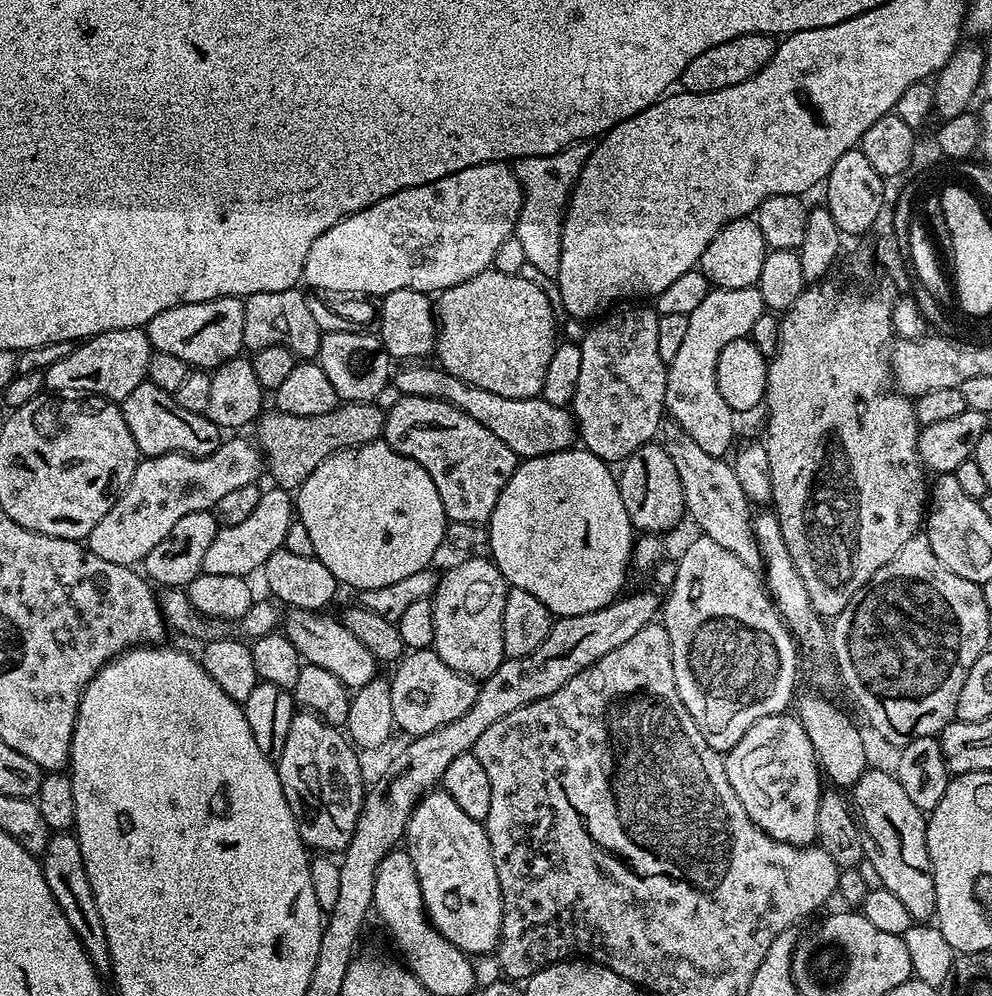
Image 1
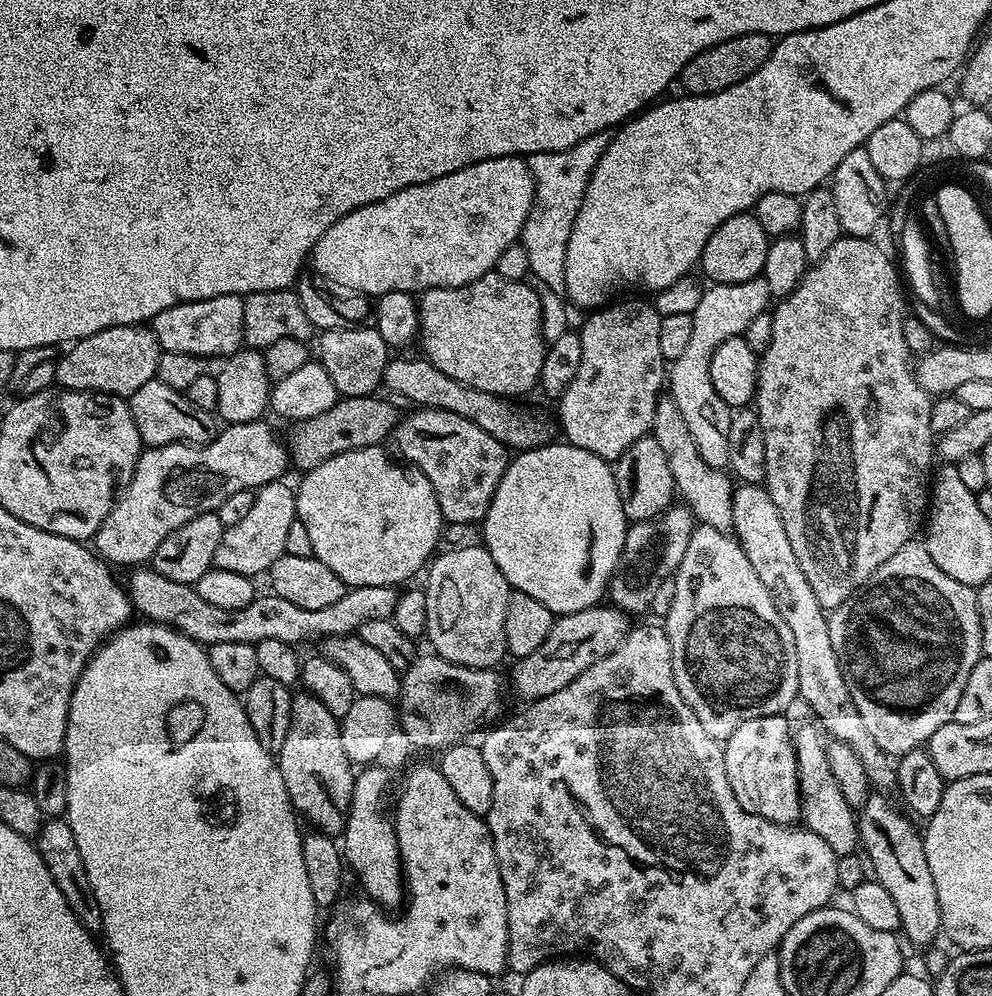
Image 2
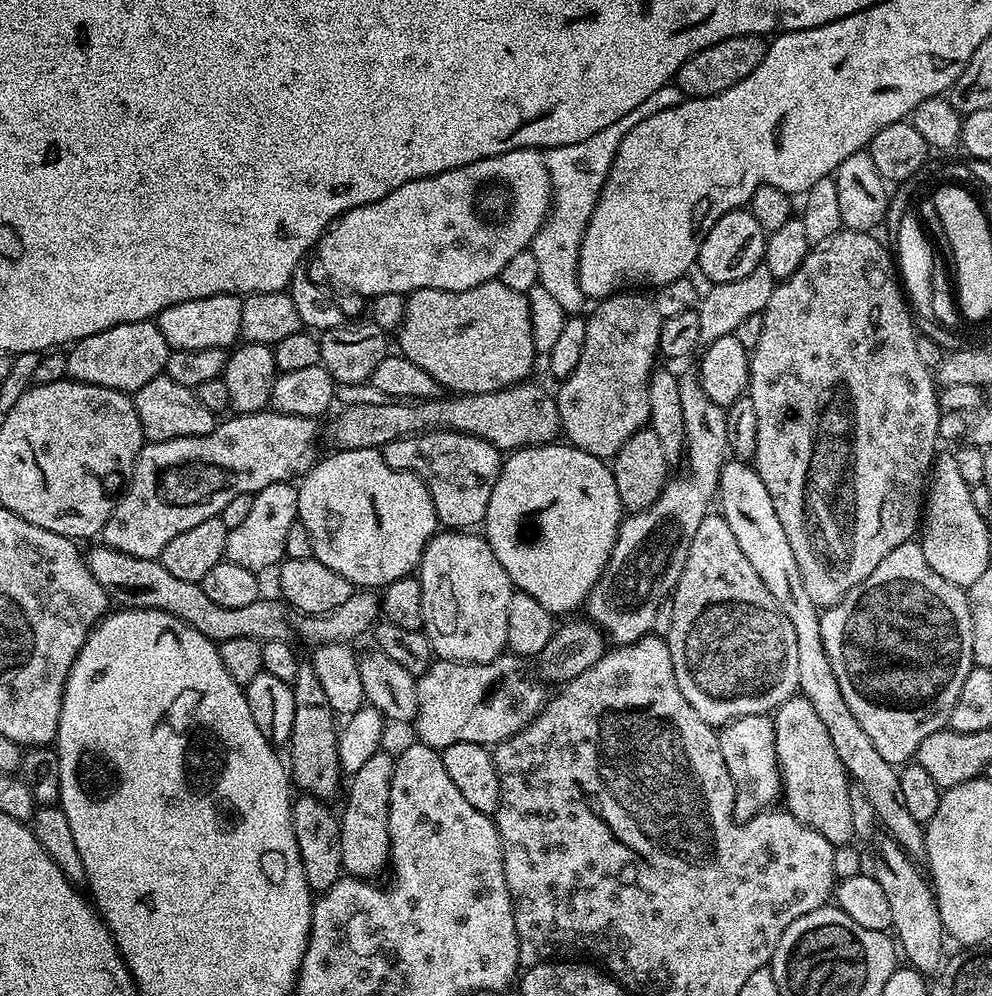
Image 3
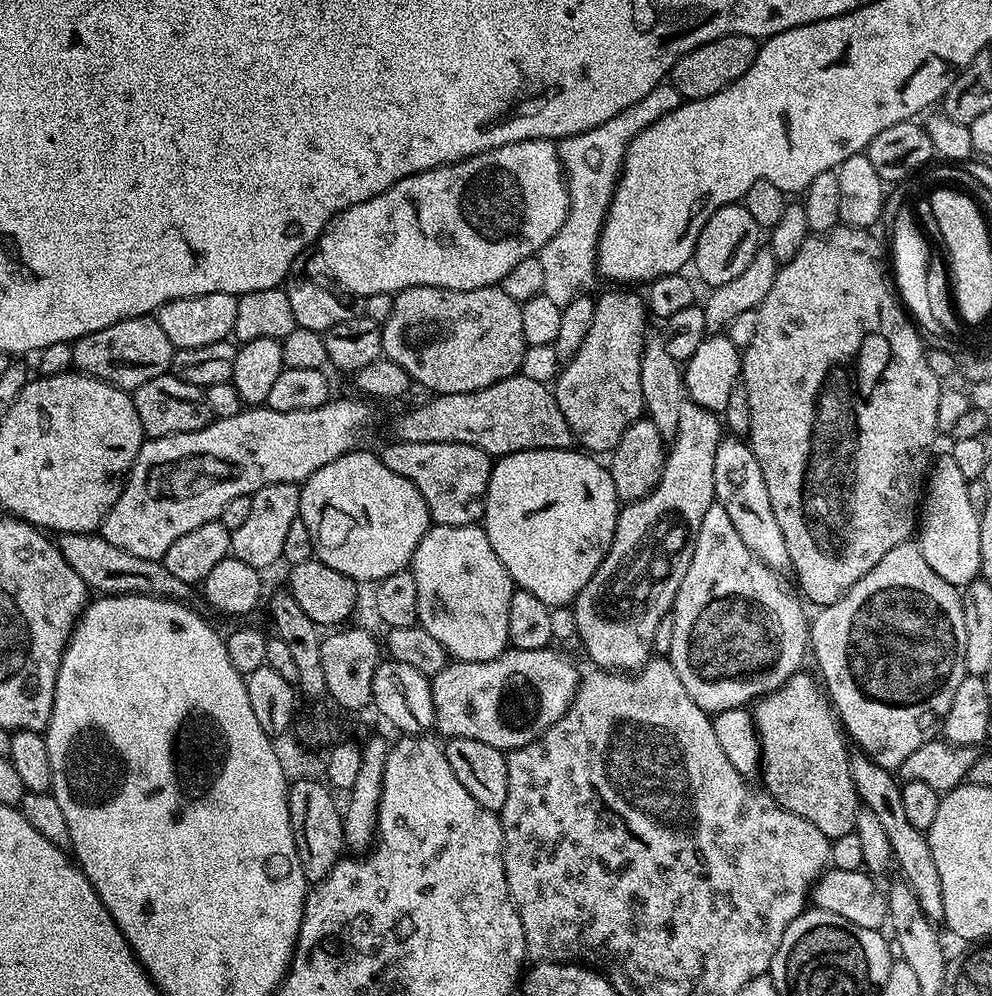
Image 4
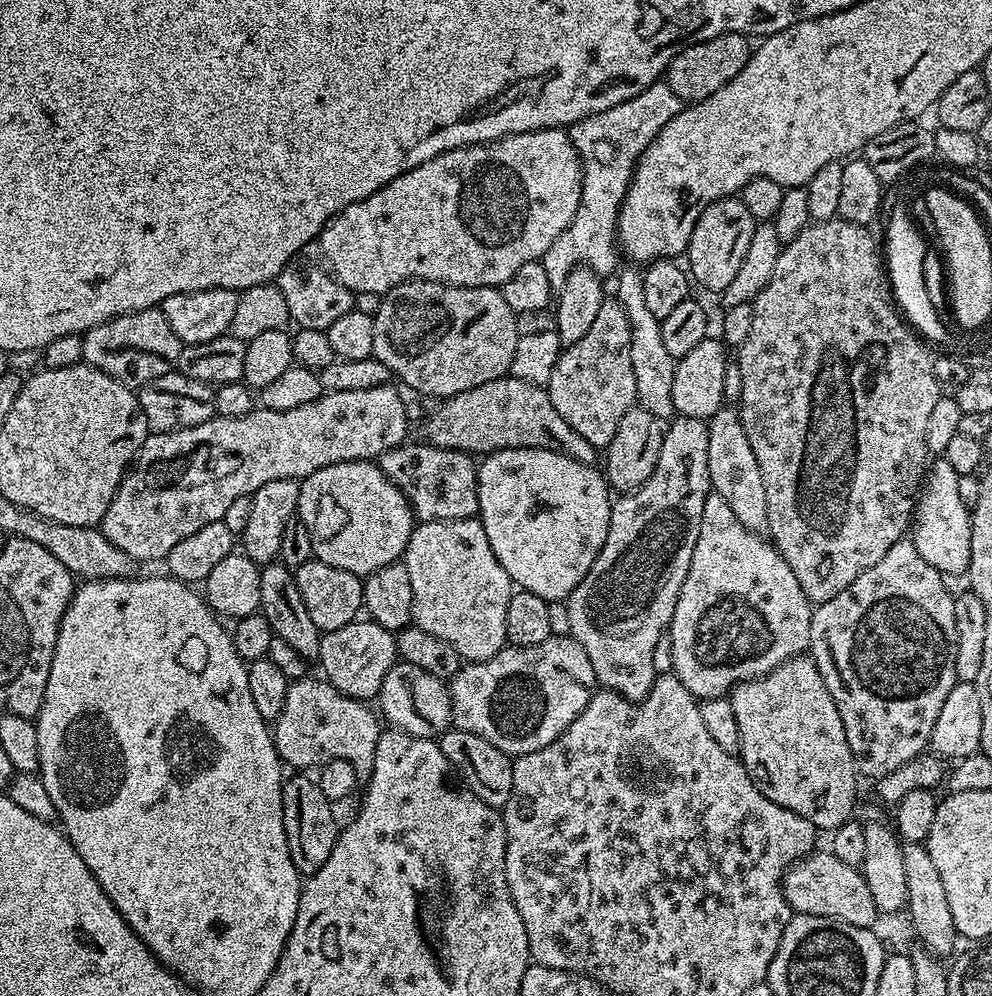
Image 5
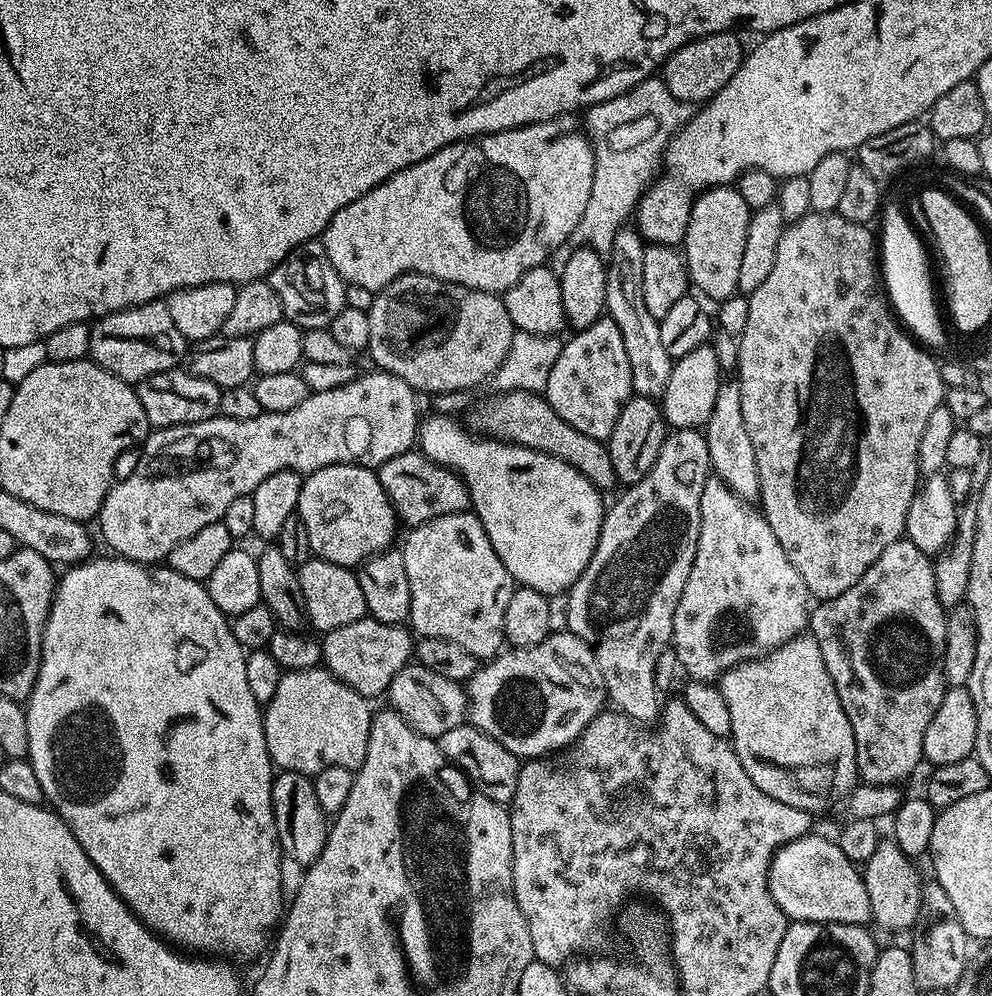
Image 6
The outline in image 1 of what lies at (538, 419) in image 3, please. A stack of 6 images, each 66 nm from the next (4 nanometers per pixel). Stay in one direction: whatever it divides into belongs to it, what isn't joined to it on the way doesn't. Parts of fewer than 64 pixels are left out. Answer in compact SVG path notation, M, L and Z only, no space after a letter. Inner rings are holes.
M347 402L337 403L334 410L326 414L314 414L313 416L295 416L286 414L279 410L265 411L257 419L254 425L254 443L260 449L263 463L266 465L266 472L272 475L271 483L275 487L285 490L299 489L300 483L309 476L315 468L326 458L330 458L335 452L341 452L347 448L357 448L363 444L371 444L384 435L384 418L386 412L380 409L374 402L370 404L350 404Z

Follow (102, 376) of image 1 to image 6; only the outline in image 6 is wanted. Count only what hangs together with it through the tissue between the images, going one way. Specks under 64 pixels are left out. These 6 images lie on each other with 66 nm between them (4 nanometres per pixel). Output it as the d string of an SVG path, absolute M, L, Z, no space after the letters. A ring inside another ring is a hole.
M163 299L151 300L136 308L123 308L117 312L111 312L109 316L101 316L91 325L91 329L88 356L92 363L102 366L119 380L125 380L127 384L133 386L154 374L179 369L190 347L190 341L182 334L182 330L174 326L174 318L170 318L170 310Z

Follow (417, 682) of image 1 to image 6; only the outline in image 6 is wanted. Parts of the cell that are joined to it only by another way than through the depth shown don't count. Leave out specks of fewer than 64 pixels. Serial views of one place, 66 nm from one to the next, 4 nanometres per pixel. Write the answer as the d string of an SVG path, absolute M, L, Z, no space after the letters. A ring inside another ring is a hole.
M569 631L553 632L538 646L529 648L509 647L481 663L466 682L468 693L467 719L478 730L490 734L494 742L502 742L510 754L521 758L544 758L547 752L567 749L575 744L586 726L599 712L605 711L608 691L598 670L596 655L591 644Z

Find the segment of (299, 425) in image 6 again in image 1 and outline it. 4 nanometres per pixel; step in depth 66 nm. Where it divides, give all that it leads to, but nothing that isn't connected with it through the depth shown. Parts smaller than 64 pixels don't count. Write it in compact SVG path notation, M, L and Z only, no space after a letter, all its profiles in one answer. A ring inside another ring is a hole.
M243 435L233 436L236 436L233 440L225 439L220 448L214 450L212 456L184 456L180 452L171 452L141 459L126 490L118 498L118 502L114 502L110 514L106 514L106 518L102 518L102 522L98 522L94 530L90 530L90 534L86 537L86 547L94 554L98 554L98 558L103 558L105 562L139 565L146 558L146 554L150 554L150 550L154 550L154 546L158 546L158 542L162 542L162 538L170 534L176 523L186 518L186 514L215 509L218 498L230 494L230 490L257 483L261 479L260 472L262 476L260 449L251 439L243 440L240 437Z

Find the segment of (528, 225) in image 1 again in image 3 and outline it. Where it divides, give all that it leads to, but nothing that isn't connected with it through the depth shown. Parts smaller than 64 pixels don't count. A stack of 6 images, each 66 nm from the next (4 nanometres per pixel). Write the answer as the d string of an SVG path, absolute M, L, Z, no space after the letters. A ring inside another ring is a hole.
M670 82L662 86L662 90L654 90L654 94L650 94L642 106L630 110L626 118L618 118L618 122L606 126L606 130L590 134L590 138L582 138L582 142L574 142L570 146L554 146L543 153L544 165L550 174L552 207L548 209L548 216L538 234L534 234L530 250L534 254L535 265L538 266L539 287L544 288L545 294L564 314L580 314L585 311L586 297L578 282L578 254L584 231L590 222L590 214L594 214L594 206L622 138L626 138L626 134L630 134L638 122L650 118L650 114L658 114L658 110L679 104L681 99L680 89Z

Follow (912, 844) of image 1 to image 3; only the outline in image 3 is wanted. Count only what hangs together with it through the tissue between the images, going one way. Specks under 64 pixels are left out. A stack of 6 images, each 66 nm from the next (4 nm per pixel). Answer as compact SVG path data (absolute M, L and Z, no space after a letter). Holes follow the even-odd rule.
M884 838L880 844L880 860L884 863L884 868L875 869L874 875L878 886L882 886L882 894L886 894L886 902L890 902L891 931L898 941L903 959L905 956L908 959L905 961L917 972L939 973L946 960L946 955L944 956L946 933L942 926L942 918L938 914L929 877L922 868L920 873L920 868L916 865L919 863L909 856L902 846L898 846L898 842L890 838Z

